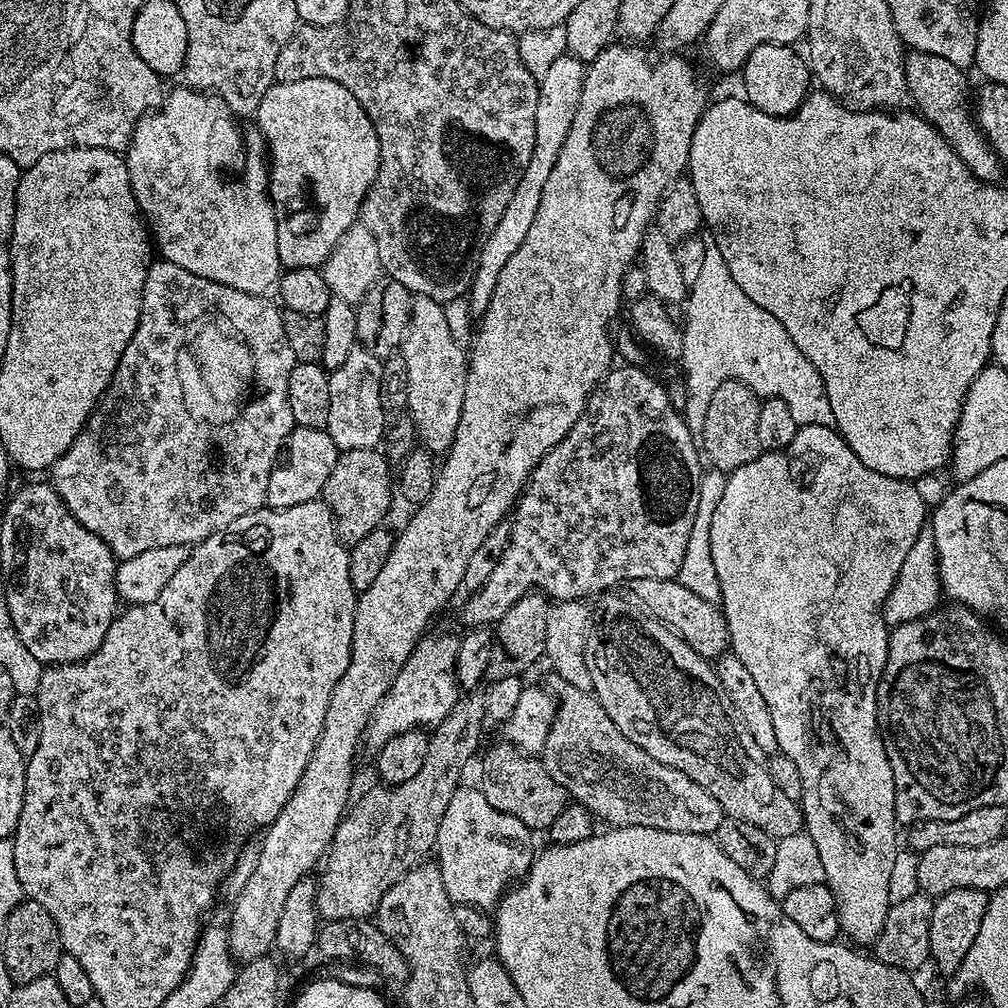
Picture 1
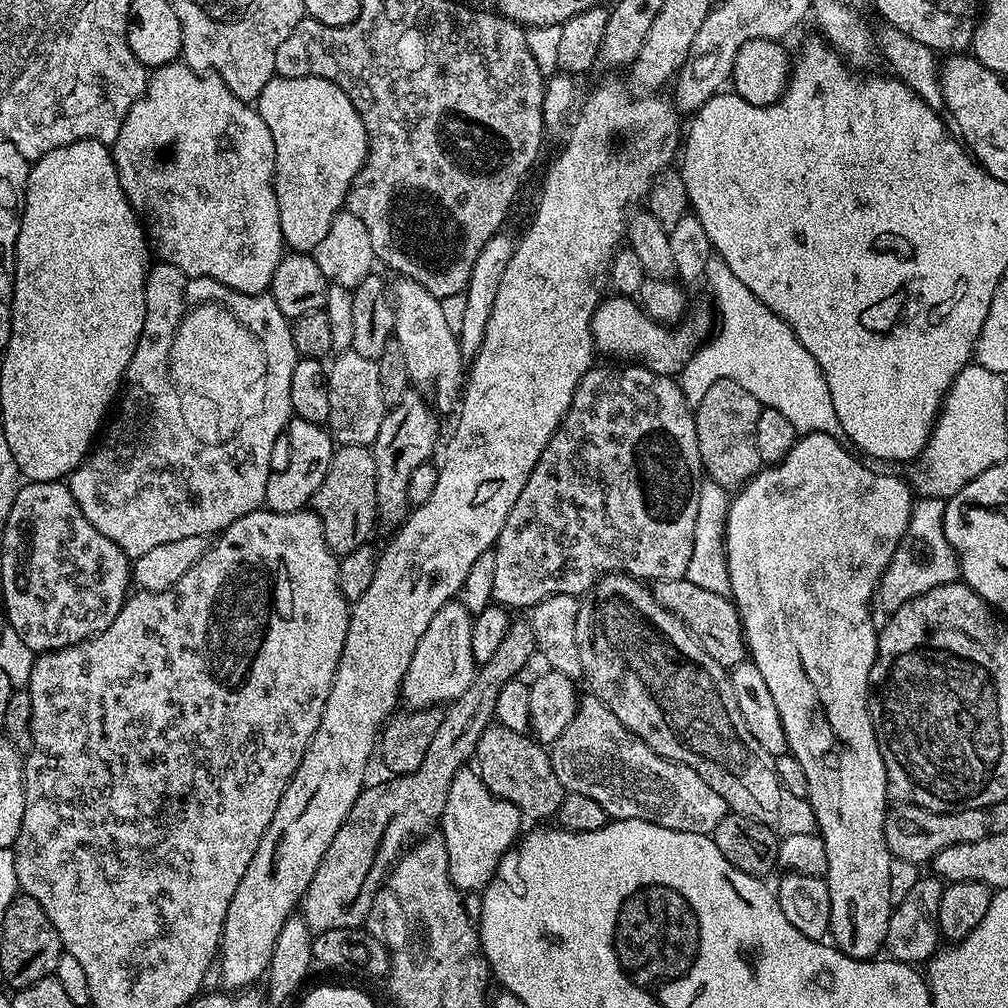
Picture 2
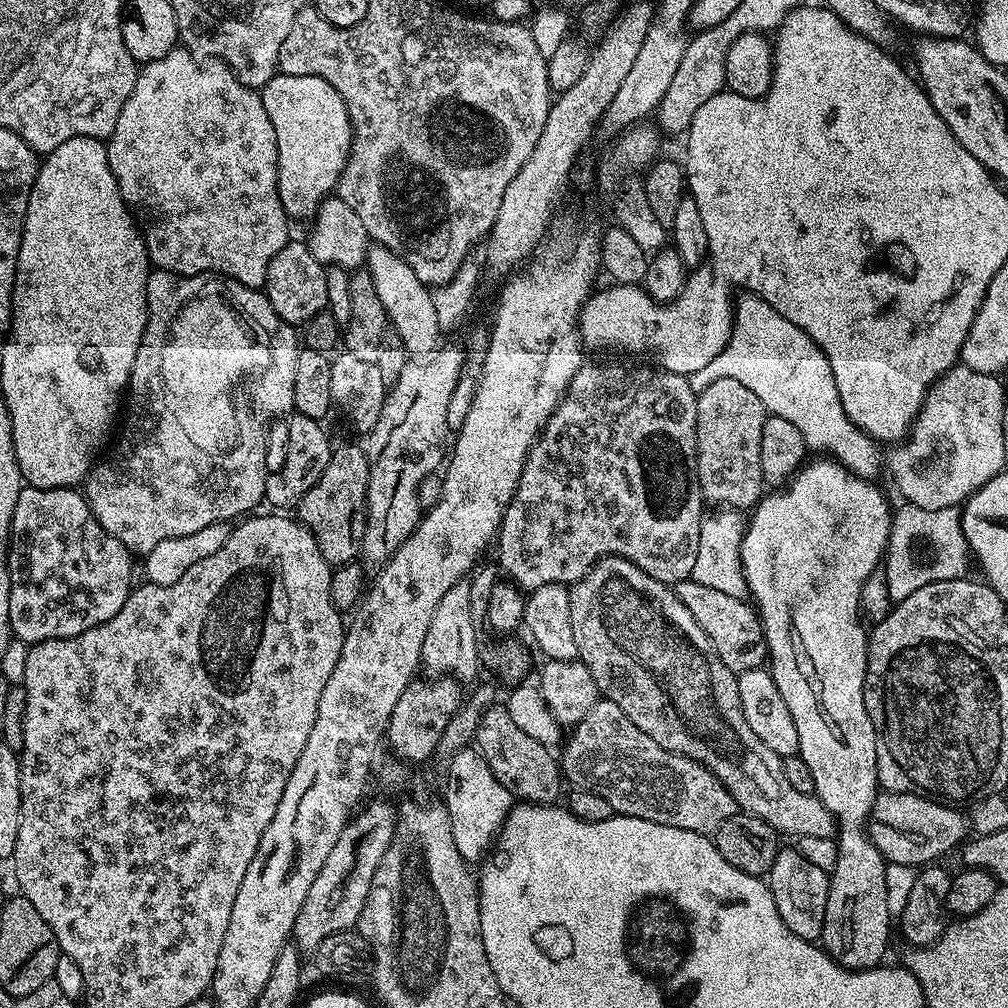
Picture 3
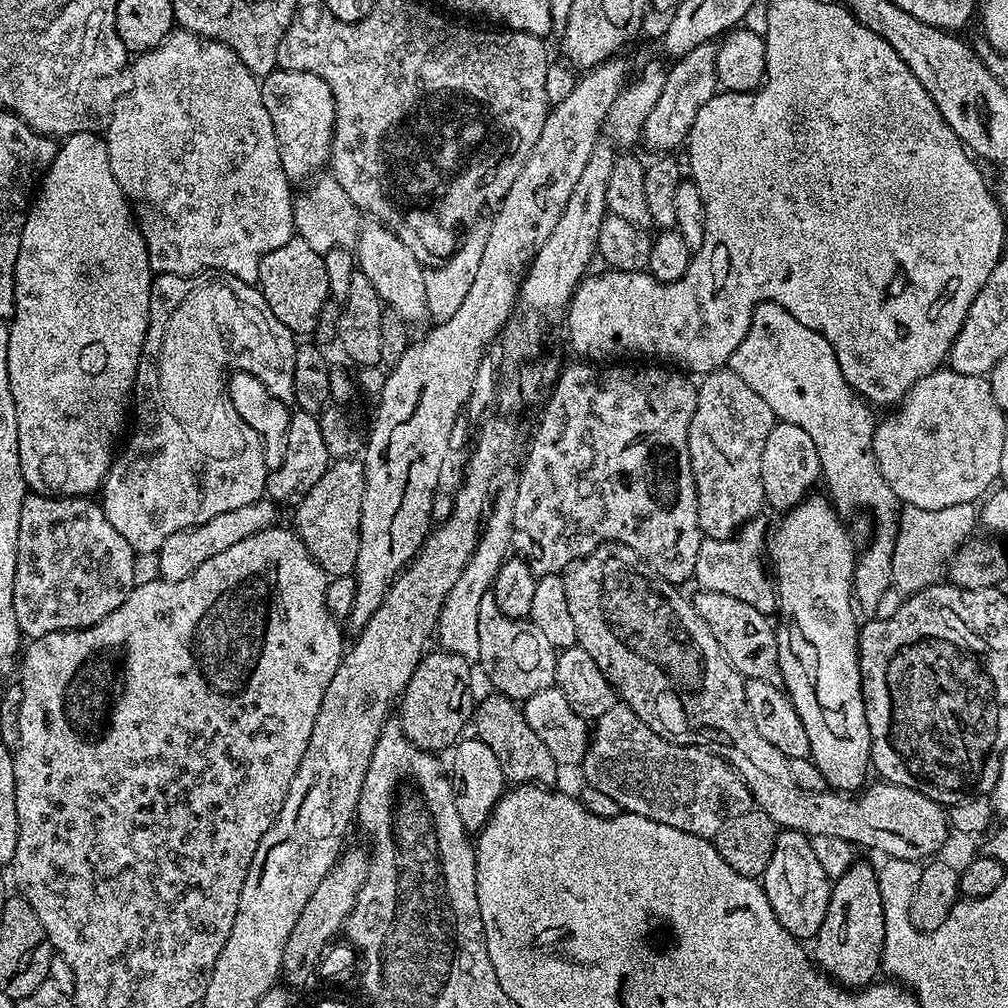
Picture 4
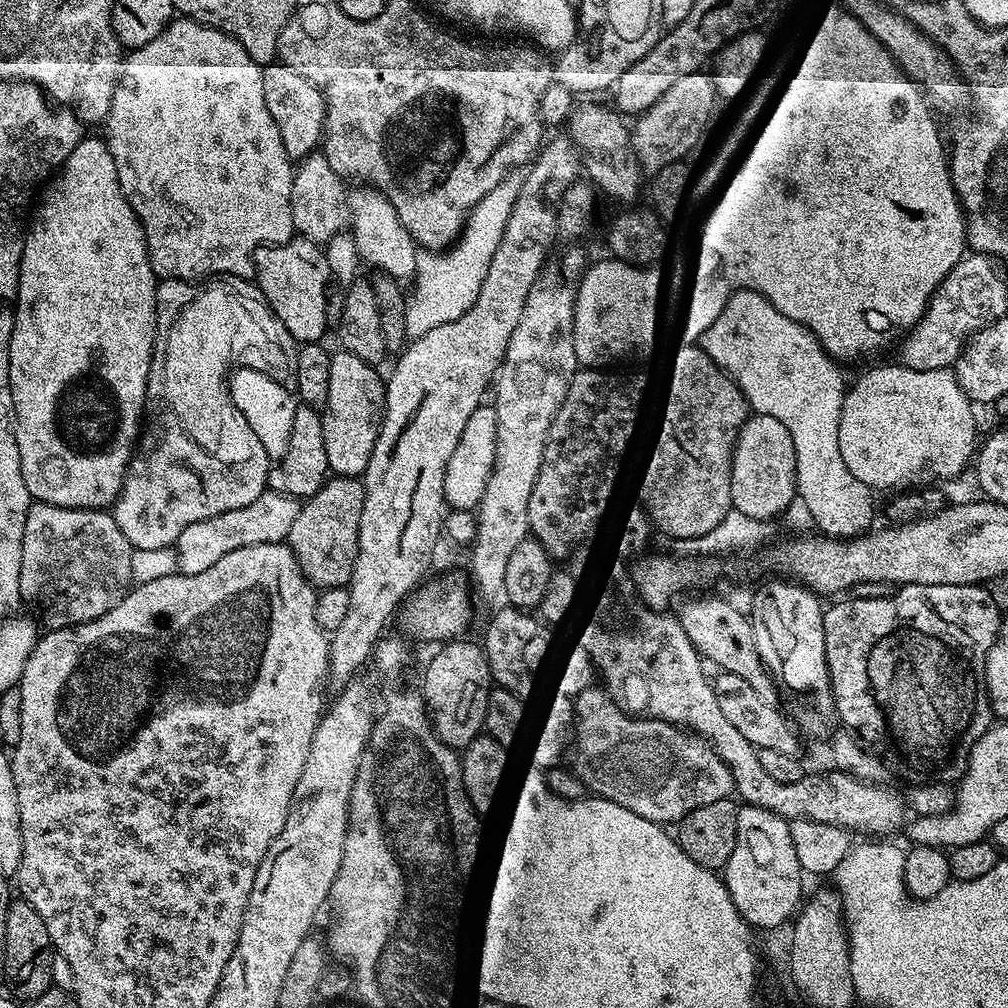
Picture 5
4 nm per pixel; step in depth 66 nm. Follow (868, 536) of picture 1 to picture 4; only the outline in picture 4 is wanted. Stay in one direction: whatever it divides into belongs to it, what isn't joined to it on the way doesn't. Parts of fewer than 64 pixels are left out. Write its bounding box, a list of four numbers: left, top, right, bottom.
[766,495,886,990]

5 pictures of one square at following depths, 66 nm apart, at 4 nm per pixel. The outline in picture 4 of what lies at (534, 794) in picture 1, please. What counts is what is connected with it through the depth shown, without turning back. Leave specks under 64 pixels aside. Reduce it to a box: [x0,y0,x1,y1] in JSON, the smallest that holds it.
[474,694,558,786]

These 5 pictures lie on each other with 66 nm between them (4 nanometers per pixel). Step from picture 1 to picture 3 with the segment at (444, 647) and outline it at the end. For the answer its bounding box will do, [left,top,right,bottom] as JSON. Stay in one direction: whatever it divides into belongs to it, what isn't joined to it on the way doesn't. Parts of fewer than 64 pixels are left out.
[421,579,480,682]

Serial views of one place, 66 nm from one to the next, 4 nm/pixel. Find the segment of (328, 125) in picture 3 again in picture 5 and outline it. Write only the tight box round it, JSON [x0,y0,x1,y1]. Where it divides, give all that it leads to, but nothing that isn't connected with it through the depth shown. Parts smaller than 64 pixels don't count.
[262,62,324,162]

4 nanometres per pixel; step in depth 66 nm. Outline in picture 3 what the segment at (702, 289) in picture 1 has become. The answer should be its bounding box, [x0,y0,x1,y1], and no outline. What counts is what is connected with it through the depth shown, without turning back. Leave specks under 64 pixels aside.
[690,294,882,481]

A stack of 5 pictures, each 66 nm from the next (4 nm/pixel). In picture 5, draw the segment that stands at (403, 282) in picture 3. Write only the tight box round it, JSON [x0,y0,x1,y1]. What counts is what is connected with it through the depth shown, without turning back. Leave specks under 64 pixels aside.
[348,186,414,281]

